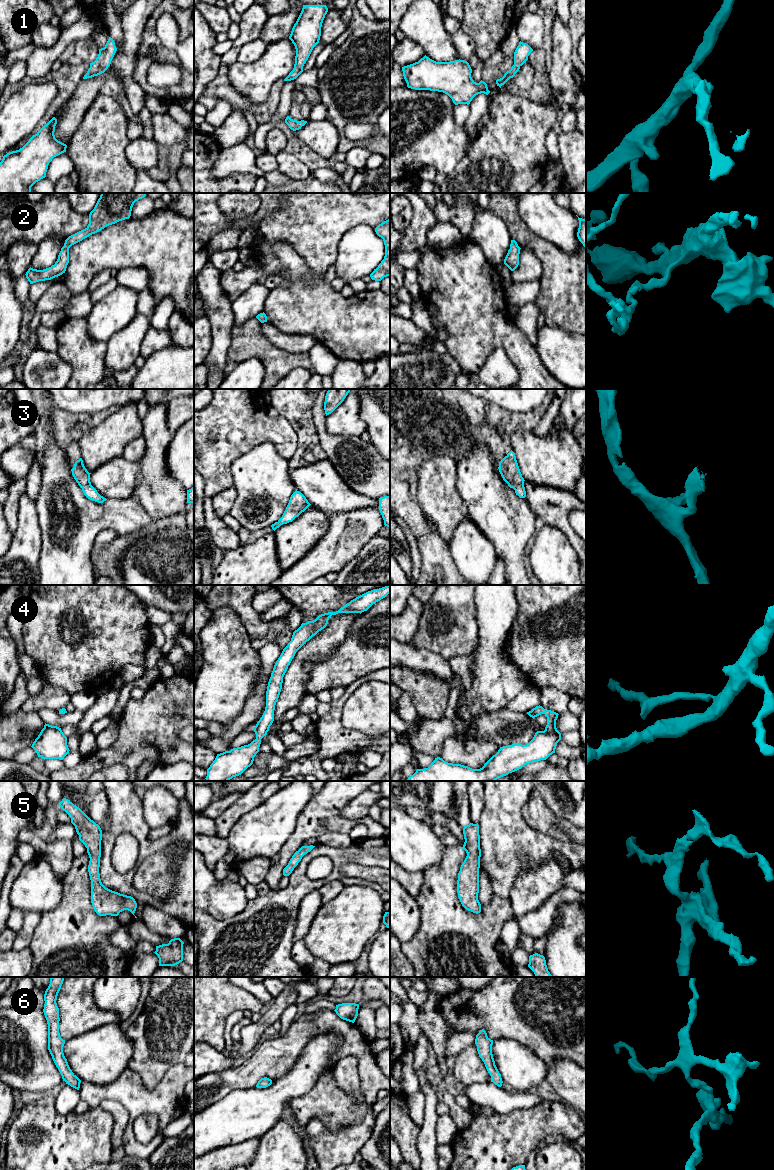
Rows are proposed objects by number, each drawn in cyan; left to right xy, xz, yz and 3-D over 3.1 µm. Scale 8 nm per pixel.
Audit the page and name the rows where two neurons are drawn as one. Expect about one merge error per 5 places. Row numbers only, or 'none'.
none

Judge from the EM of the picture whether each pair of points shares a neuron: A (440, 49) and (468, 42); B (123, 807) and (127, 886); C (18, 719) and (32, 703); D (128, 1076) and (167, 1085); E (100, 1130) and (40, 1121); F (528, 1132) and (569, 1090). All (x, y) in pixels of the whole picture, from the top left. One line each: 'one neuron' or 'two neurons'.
A: two neurons
B: one neuron
C: two neurons
D: one neuron
E: one neuron
F: two neurons

